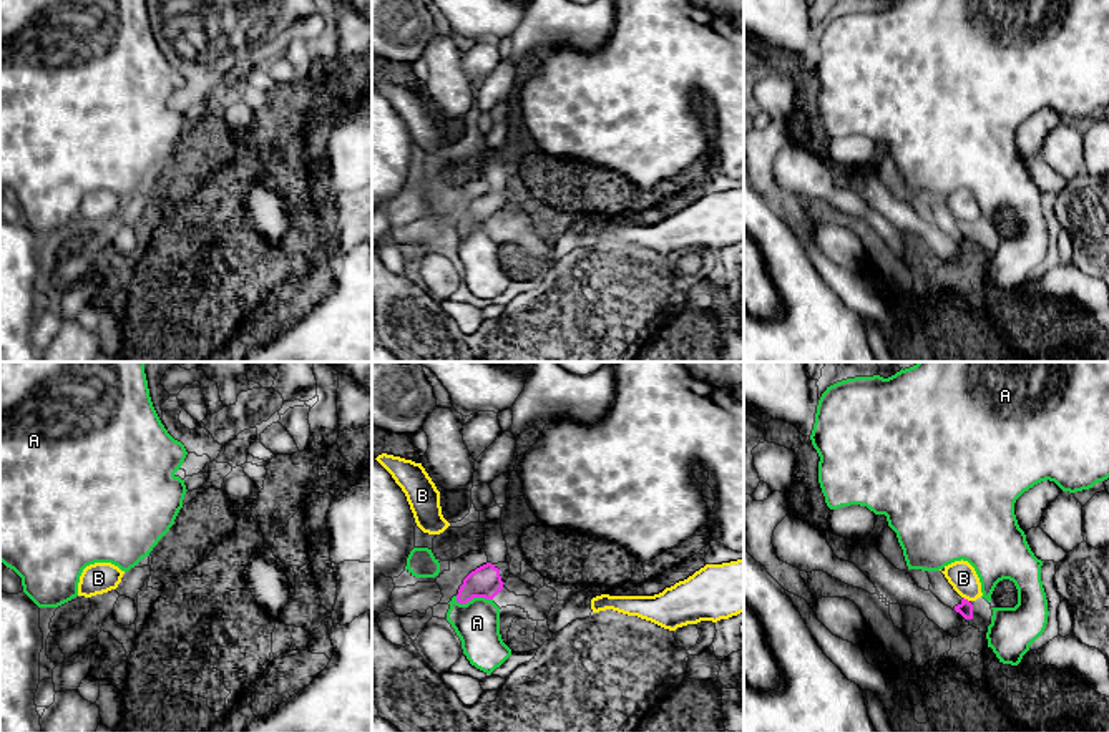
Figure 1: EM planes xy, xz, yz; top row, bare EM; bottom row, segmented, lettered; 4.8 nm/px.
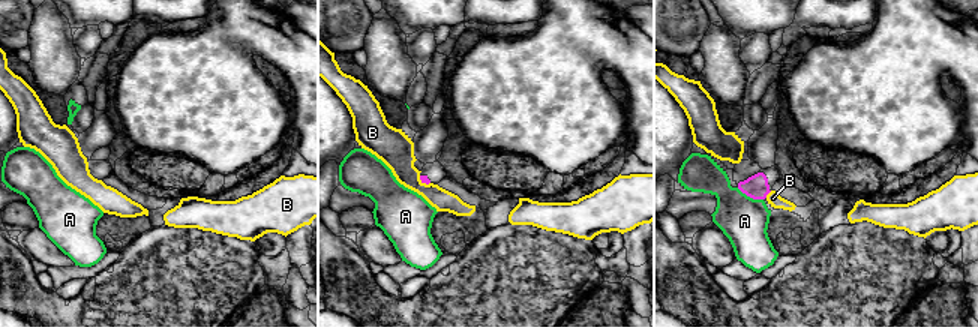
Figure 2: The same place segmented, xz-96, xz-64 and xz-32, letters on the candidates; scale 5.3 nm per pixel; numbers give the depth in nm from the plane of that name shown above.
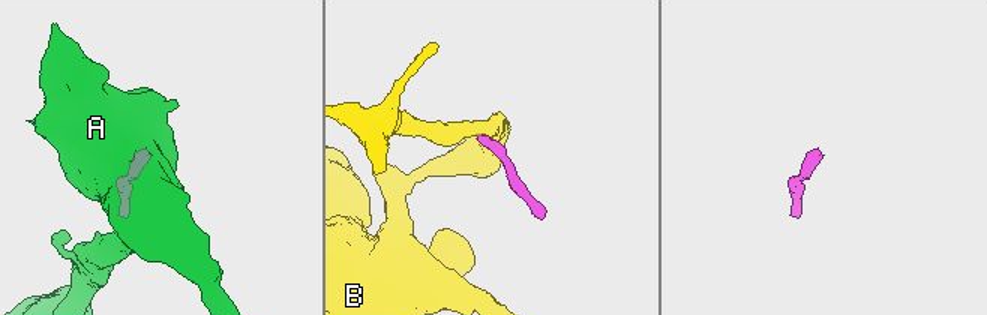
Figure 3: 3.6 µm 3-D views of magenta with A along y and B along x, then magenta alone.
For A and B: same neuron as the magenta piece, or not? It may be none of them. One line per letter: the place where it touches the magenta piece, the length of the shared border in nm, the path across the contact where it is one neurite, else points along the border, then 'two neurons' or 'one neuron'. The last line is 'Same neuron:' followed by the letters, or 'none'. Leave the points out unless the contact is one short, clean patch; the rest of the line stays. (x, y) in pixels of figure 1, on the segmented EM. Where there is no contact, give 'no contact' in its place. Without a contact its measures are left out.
A: xz (473, 596) | 180 nm | along xz (492, 598), (472, 598), (465, 603), (455, 601) | two neurons
B: yz (967, 600) | 40 nm | along yz (963, 596), (968, 601) | two neurons
Same neuron: none

